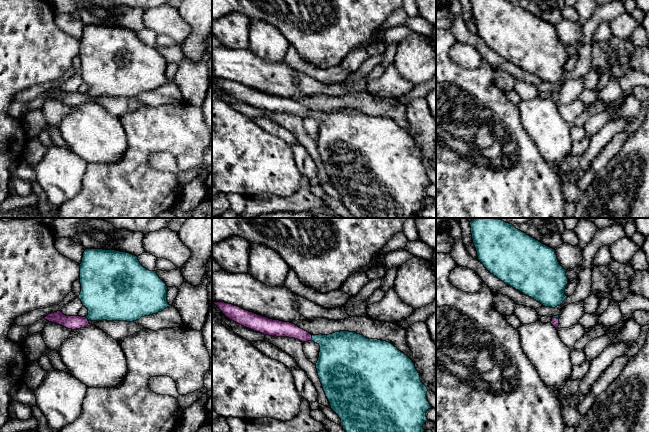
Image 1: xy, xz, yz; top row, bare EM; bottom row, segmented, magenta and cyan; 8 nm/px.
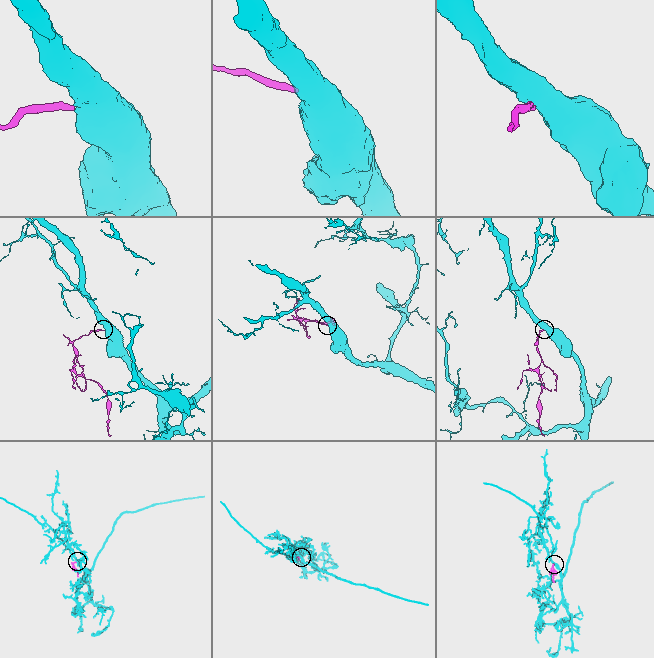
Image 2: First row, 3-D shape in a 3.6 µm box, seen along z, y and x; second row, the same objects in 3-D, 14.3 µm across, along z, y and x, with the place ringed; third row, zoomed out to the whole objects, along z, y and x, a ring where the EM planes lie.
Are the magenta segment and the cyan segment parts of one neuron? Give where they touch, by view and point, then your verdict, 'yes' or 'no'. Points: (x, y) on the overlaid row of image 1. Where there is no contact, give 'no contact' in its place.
contact xz (311, 338); yes

